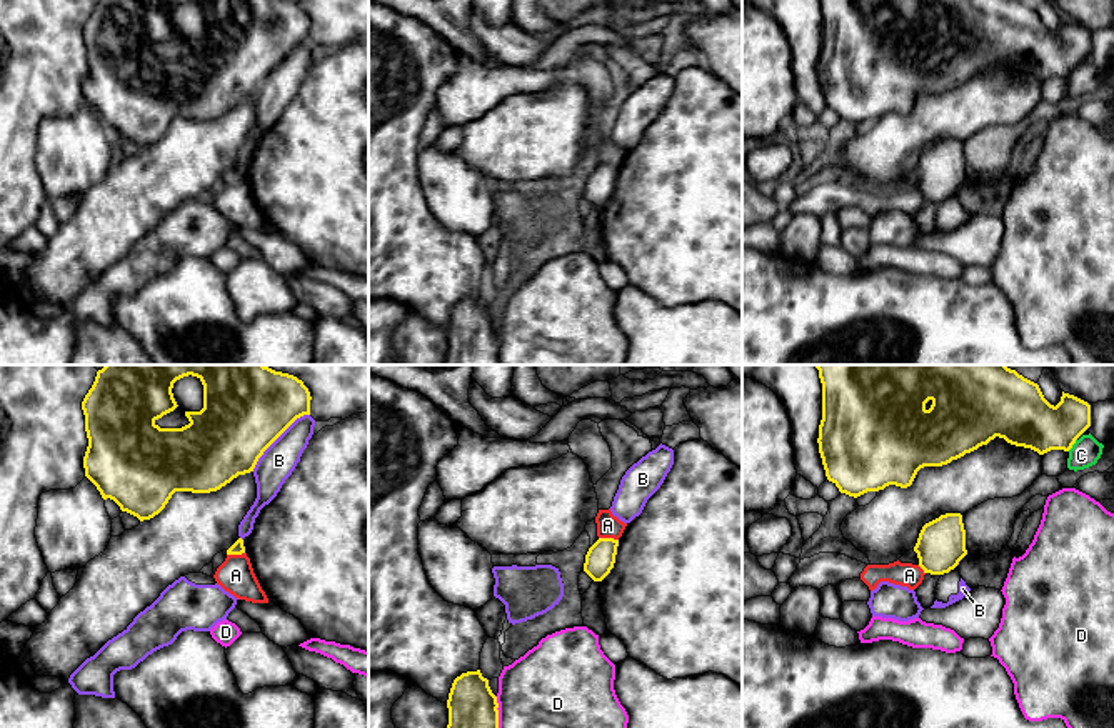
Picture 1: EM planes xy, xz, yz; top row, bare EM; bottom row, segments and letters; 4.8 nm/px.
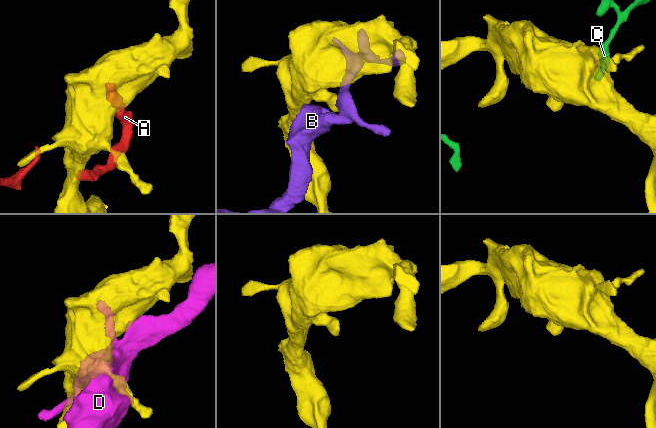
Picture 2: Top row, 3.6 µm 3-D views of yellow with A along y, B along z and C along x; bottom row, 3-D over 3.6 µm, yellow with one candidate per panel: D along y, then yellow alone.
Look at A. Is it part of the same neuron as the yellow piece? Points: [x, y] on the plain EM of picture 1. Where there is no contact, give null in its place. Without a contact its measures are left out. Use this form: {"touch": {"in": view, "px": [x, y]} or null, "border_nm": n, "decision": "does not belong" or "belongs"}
{"touch": {"in": "xz", "px": [609, 165]}, "border_nm": 100, "decision": "does not belong"}

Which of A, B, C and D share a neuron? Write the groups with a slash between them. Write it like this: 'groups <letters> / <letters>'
groups A / B / C / D

